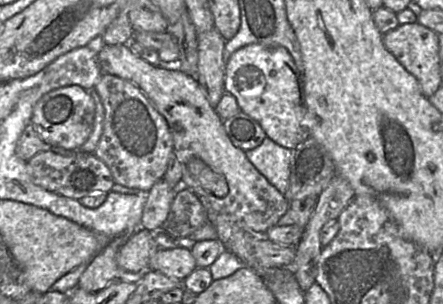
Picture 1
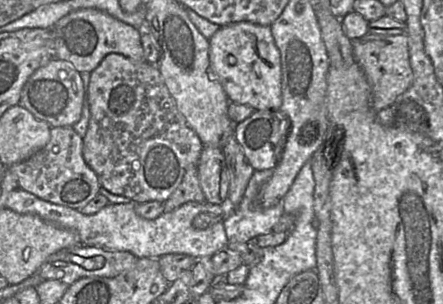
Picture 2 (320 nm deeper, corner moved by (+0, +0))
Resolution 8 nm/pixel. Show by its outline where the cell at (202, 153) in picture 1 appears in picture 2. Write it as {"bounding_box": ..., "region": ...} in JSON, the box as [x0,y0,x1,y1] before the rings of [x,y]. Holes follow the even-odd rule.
{"bounding_box":[51,8,146,73],"region":[[[94,8],[79,9],[59,19],[51,28],[54,58],[68,62],[79,73],[91,73],[110,53],[118,53],[138,62],[146,61],[141,45],[141,31]]]}

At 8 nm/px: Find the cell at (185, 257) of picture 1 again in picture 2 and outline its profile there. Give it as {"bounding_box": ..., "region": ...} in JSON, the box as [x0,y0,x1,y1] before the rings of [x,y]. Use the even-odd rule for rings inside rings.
{"bounding_box":[34,245,137,285],"region":[[[79,245],[55,252],[34,274],[45,280],[59,280],[71,285],[85,277],[116,277],[131,269],[137,260],[136,256],[127,251]]]}

